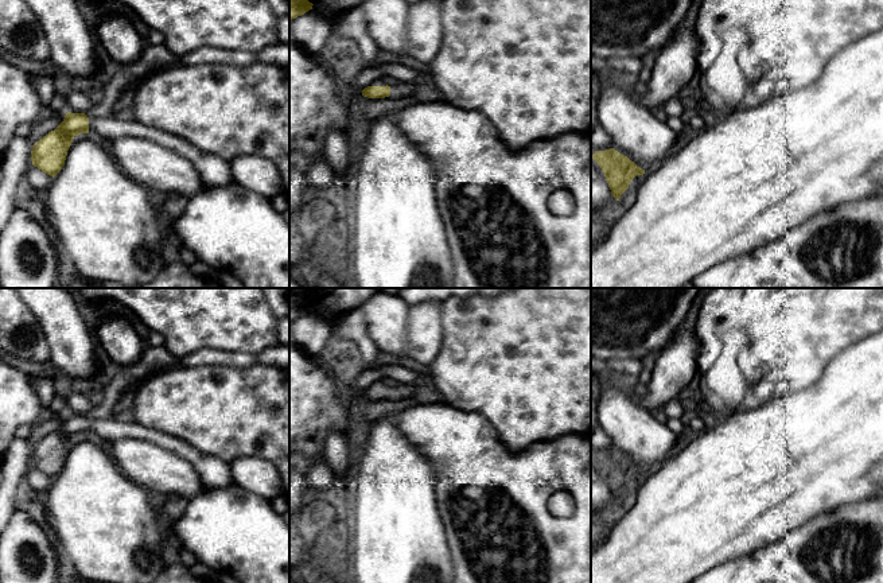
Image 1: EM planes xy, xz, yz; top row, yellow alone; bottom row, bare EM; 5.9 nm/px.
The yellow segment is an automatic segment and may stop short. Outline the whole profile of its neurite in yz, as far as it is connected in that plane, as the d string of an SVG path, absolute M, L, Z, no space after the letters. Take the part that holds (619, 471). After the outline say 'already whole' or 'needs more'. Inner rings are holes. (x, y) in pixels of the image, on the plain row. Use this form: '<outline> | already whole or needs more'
M614 450L595 452L591 459L603 471L611 495L616 502L619 502L621 497L629 490L630 483L637 477L645 475L645 471Z | already whole

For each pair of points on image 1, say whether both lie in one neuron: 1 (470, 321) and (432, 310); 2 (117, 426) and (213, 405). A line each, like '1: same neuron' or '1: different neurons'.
1: different neurons
2: different neurons

